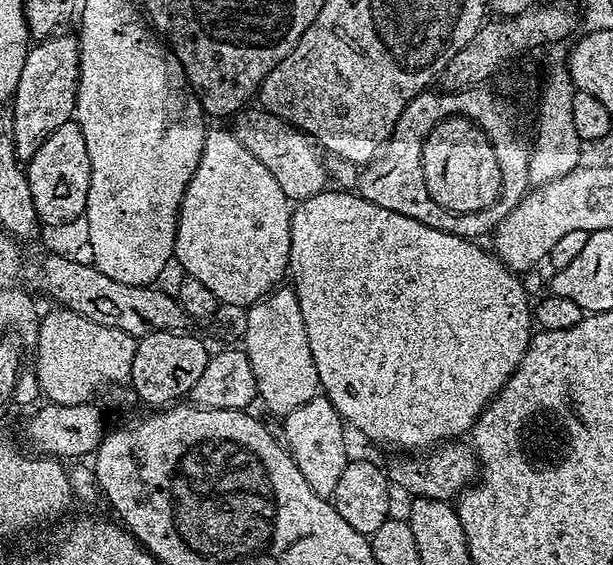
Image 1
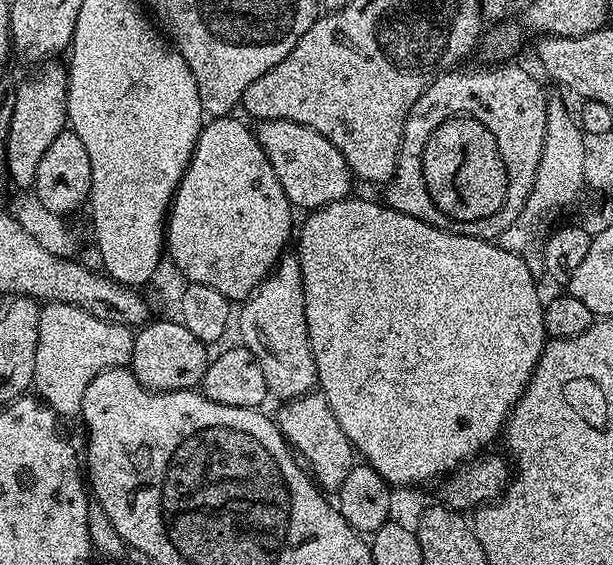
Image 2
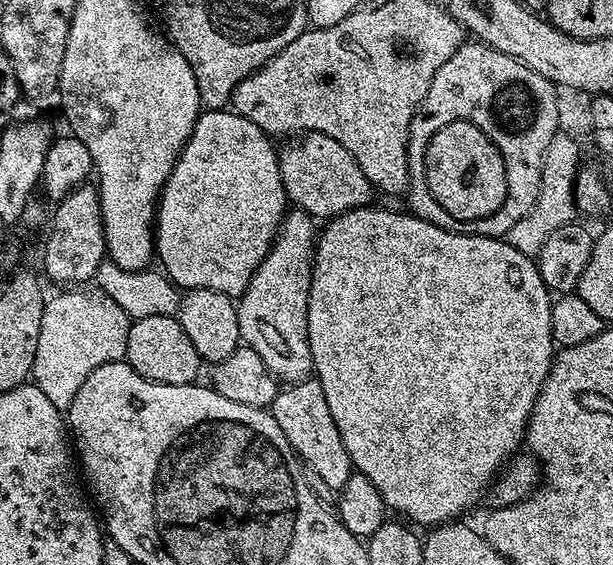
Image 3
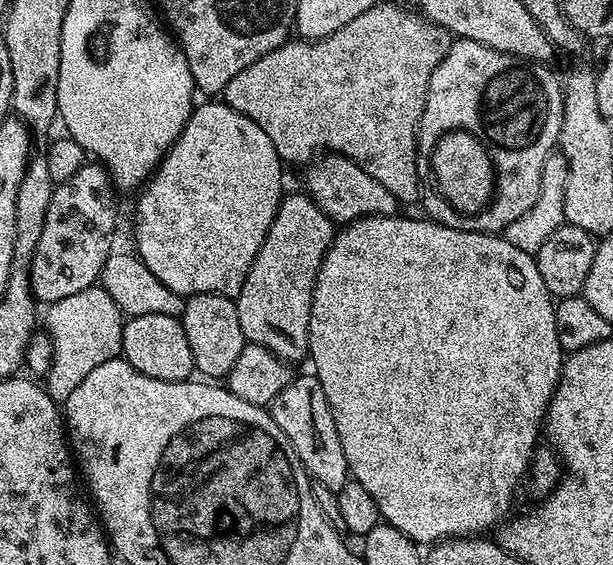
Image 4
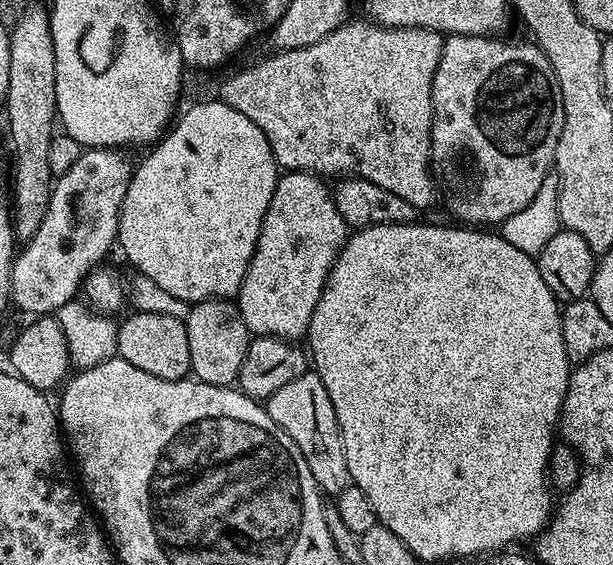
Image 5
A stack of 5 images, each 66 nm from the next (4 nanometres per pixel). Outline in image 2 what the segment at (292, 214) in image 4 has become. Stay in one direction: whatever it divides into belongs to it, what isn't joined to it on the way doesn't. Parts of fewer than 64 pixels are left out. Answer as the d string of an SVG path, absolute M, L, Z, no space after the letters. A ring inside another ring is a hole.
M285 254L280 257L275 268L268 273L268 277L260 283L260 287L243 301L241 310L238 312L238 320L240 316L240 336L242 339L243 347L250 350L250 354L256 356L256 361L262 366L262 375L266 378L266 386L269 393L273 397L277 396L277 401L283 402L285 400L297 400L299 396L304 396L306 393L313 391L317 387L316 383L316 363L314 362L314 354L310 350L310 338L308 337L308 331L306 330L306 298L304 297L304 287L302 286L302 270L300 269L300 261L295 255Z

